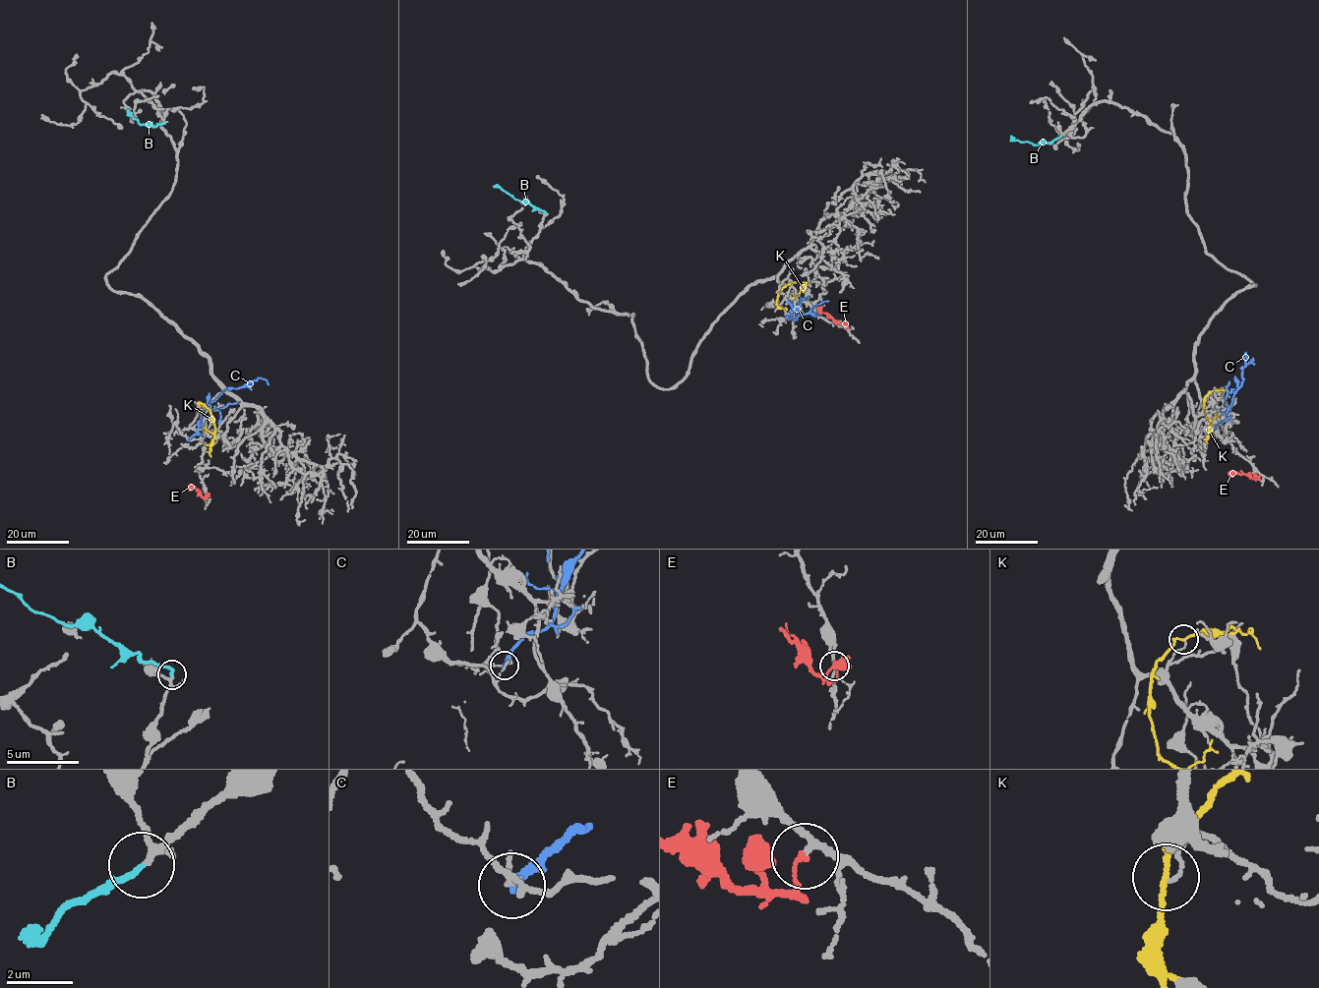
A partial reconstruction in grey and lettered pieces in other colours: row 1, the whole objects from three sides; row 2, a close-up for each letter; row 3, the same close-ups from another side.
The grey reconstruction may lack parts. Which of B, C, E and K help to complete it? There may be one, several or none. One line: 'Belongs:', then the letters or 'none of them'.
Belongs: B

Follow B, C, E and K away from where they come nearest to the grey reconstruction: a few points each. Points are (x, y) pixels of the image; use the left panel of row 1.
B: (164, 122), (155, 126), (139, 124), (127, 110)
C: (188, 439), (196, 432), (203, 411), (226, 389), (237, 388), (258, 377), (269, 384)
E: (206, 495), (202, 497), (191, 487), (195, 486)
K: (203, 404), (210, 411), (215, 430), (210, 456)

